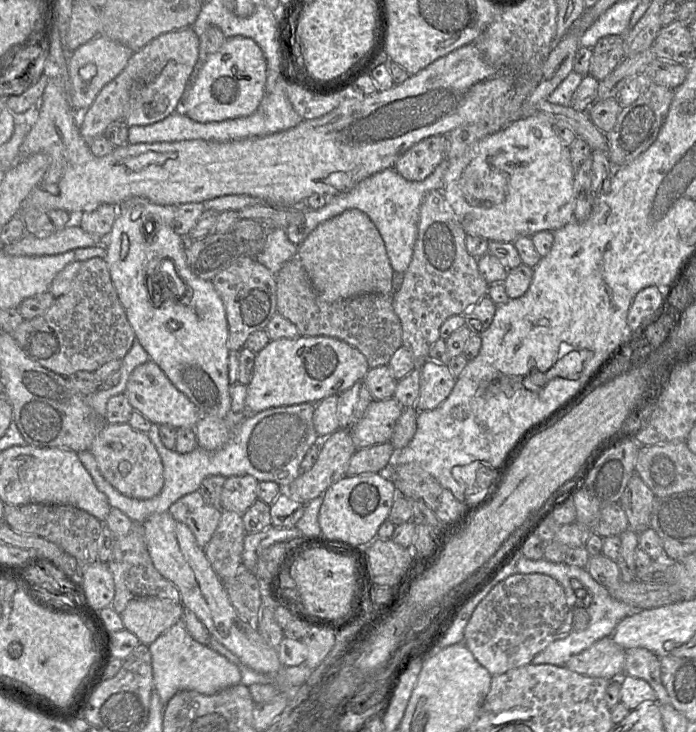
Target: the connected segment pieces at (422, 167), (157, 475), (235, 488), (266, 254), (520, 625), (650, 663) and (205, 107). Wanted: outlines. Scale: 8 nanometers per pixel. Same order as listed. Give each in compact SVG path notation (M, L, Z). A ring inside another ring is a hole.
M446 135L425 138L409 148L393 168L406 180L423 181L446 157L447 144Z
M128 423L101 425L89 452L97 461L104 478L120 493L133 499L150 499L164 485L161 458L147 433L133 429Z
M251 475L226 478L221 491L221 509L242 516L258 499L258 484L259 481Z
M276 228L269 231L262 250L254 257L276 275L288 260L298 257L297 250L298 245L288 239L286 231Z
M514 574L498 583L475 608L464 630L464 644L489 673L499 675L530 664L536 654L571 629L563 587L552 577Z
M631 648L625 652L624 674L648 682L656 693L656 702L669 704L670 698L661 680L660 658L645 648Z
M228 37L217 52L208 55L190 90L185 89L182 113L200 123L248 116L258 108L264 96L266 71L263 51L253 39Z

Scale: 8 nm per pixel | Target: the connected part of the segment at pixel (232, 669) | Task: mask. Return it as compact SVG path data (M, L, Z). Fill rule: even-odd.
M182 618L149 645L154 688L163 705L180 691L195 691L213 695L241 683L239 668L208 646L195 641Z

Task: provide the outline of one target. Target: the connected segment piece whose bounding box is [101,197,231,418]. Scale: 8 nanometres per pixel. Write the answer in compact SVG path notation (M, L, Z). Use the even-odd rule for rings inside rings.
M132 197L119 205L118 216L113 224L112 230L104 241L101 243L106 247L106 256L104 258L115 287L118 298L125 310L127 319L135 333L136 339L139 340L143 349L148 353L150 359L155 362L165 375L169 378L172 384L198 408L201 416L215 416L224 418L230 413L231 398L229 394L229 380L228 380L228 322L226 312L222 300L217 294L211 280L203 280L196 276L191 270L186 257L187 238L178 235L174 231L174 218L178 206L175 205L159 205L149 201L143 197ZM147 221L152 221L154 226L152 232L147 232L145 224ZM167 260L167 268L161 272L160 279L155 281L154 268L162 261Z

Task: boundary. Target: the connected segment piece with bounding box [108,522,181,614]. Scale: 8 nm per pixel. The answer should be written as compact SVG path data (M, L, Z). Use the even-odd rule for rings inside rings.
M134 523L129 533L117 539L108 567L112 573L115 587L112 609L121 614L127 604L136 597L151 596L171 599L181 602L181 595L177 587L165 579L154 567L147 550L144 528L142 523Z

